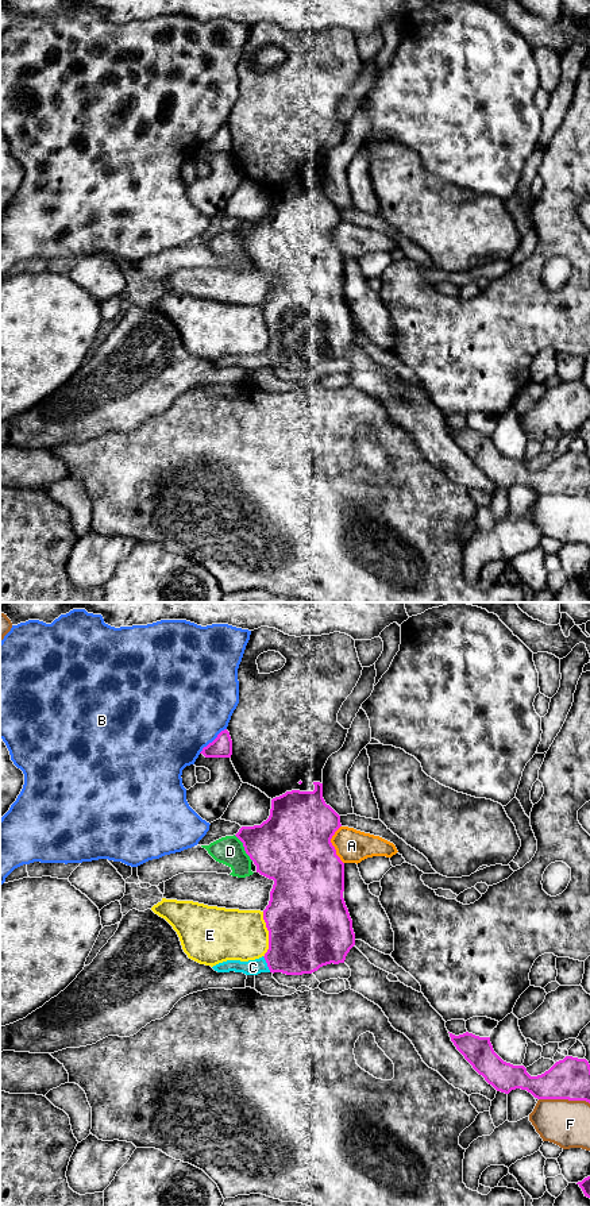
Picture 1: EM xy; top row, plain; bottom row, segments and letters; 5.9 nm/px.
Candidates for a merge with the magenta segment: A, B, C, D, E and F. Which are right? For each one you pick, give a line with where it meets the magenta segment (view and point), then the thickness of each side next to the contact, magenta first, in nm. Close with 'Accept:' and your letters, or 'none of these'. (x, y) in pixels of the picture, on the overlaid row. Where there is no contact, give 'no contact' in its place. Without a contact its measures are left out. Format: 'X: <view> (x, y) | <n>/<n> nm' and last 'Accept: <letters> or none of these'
C: xy (267, 964) | 400/100 nm
Accept: C

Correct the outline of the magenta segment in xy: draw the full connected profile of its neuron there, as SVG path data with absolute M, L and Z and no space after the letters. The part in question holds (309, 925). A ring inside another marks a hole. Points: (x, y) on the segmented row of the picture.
M313 782L313 791L292 790L271 799L270 816L261 825L242 827L235 835L257 866L257 872L273 879L270 901L263 910L269 930L269 949L255 960L227 960L213 966L217 972L312 974L327 964L344 963L355 945L352 920L346 906L344 863L331 843L342 827L340 816L325 804L323 783Z

